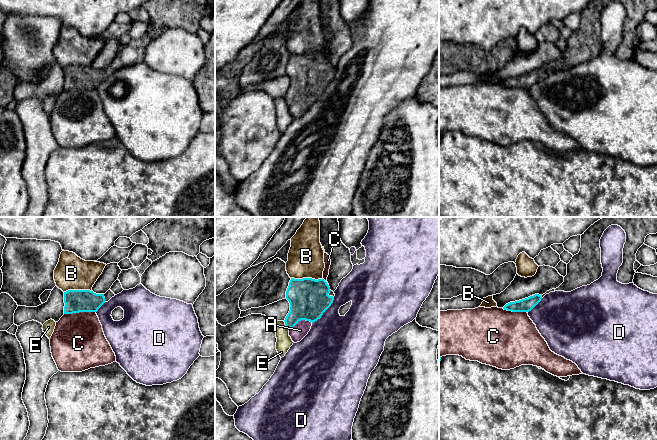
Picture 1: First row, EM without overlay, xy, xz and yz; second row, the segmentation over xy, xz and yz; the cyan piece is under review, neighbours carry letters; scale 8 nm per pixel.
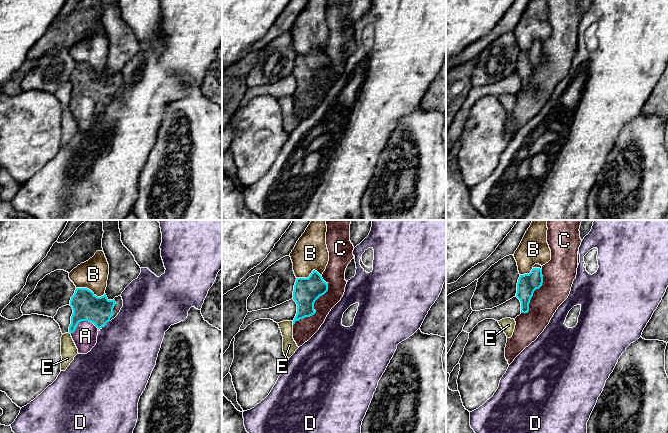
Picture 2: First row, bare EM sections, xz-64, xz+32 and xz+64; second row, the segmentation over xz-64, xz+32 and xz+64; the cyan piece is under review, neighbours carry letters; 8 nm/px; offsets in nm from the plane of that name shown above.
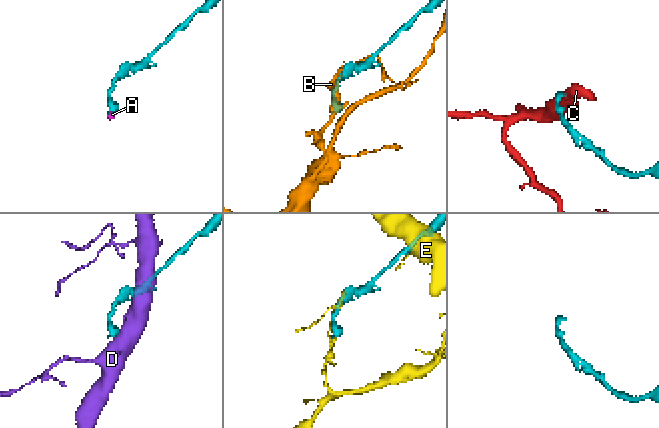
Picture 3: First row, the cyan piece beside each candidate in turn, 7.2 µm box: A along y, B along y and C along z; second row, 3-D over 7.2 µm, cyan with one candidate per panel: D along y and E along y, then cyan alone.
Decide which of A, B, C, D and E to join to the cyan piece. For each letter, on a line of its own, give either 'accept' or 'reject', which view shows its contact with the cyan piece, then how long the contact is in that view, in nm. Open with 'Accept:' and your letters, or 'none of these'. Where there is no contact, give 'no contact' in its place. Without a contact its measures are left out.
Accept: A
A: accept; meets cyan in xz; contact 200 nm long
B: reject; meets cyan in xz; contact 260 nm long
C: reject; meets cyan in xy; contact 260 nm long
D: reject; meets cyan in xz; contact 280 nm long
E: reject; meets cyan in xz; contact 80 nm long

